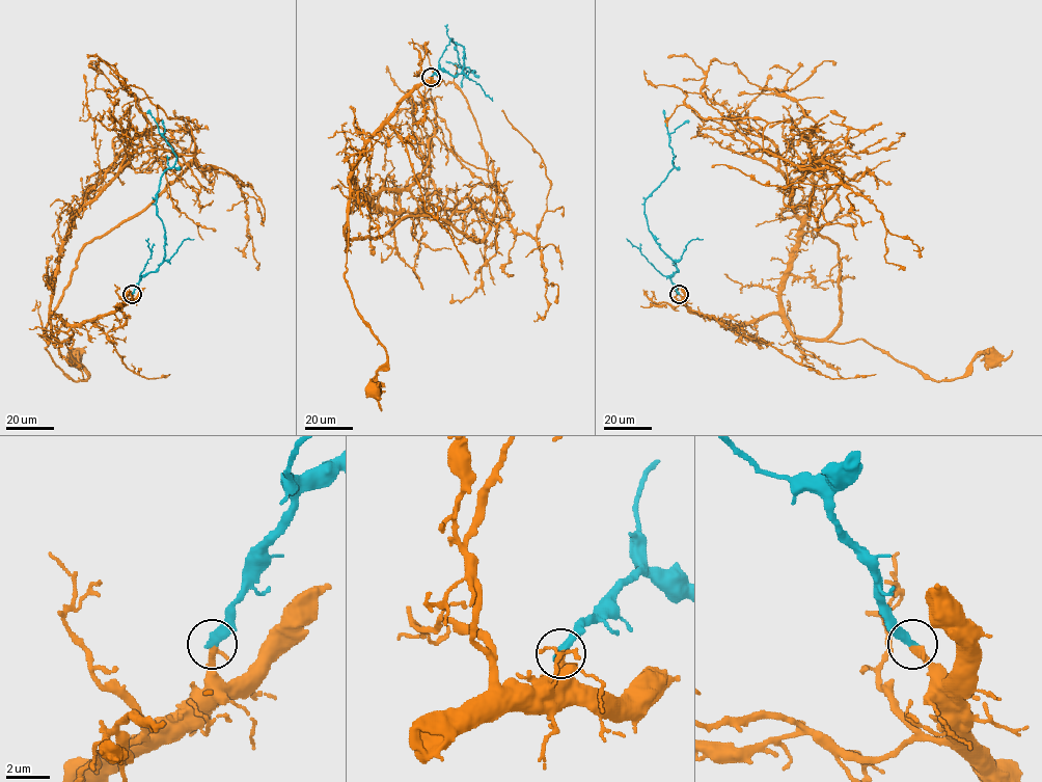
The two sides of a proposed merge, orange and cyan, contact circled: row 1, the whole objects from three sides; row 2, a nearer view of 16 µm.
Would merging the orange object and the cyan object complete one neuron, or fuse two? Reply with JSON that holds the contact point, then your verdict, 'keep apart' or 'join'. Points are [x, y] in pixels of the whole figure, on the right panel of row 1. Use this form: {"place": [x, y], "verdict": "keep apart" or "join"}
{"place": [679, 294], "verdict": "keep apart"}

